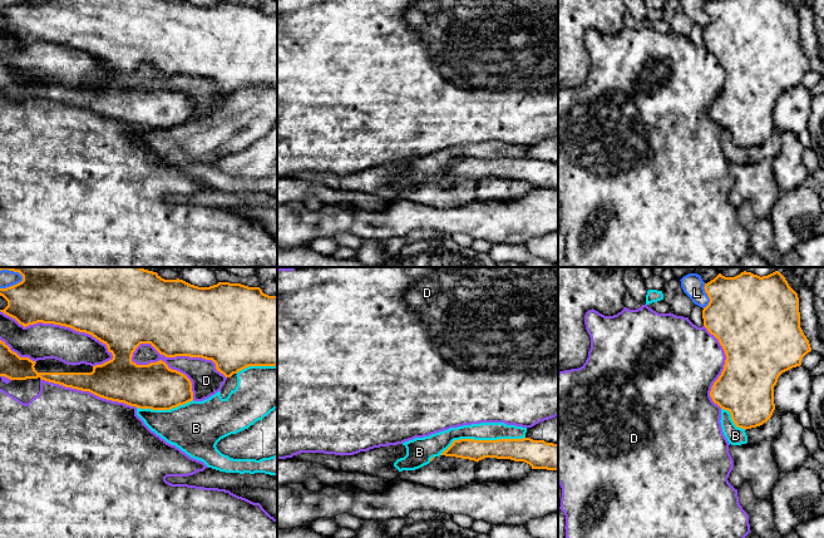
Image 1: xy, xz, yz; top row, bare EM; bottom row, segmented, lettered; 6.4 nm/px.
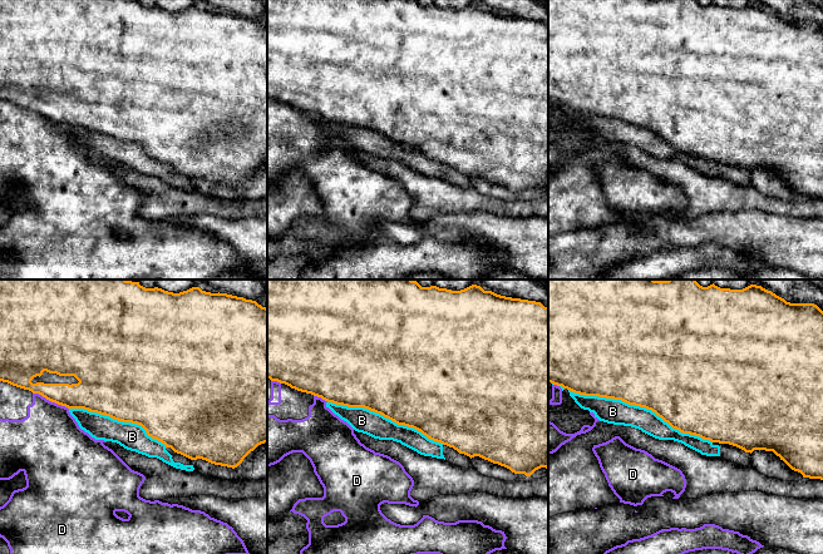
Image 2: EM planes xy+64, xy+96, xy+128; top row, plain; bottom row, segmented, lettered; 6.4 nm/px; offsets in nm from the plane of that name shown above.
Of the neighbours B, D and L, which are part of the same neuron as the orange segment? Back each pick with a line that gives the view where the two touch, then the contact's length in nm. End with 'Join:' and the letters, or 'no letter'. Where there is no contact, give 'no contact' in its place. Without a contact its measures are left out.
Join: no letter

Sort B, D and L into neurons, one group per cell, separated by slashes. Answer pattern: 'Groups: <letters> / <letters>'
Groups: B / D / L

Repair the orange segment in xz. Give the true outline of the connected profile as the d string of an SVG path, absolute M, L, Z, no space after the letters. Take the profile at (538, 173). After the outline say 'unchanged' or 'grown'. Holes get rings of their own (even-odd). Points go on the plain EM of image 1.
M531 157L498 159L460 158L454 159L440 174L469 178L477 182L484 177L510 178L524 181L532 188L558 189L558 163Z; unchanged

